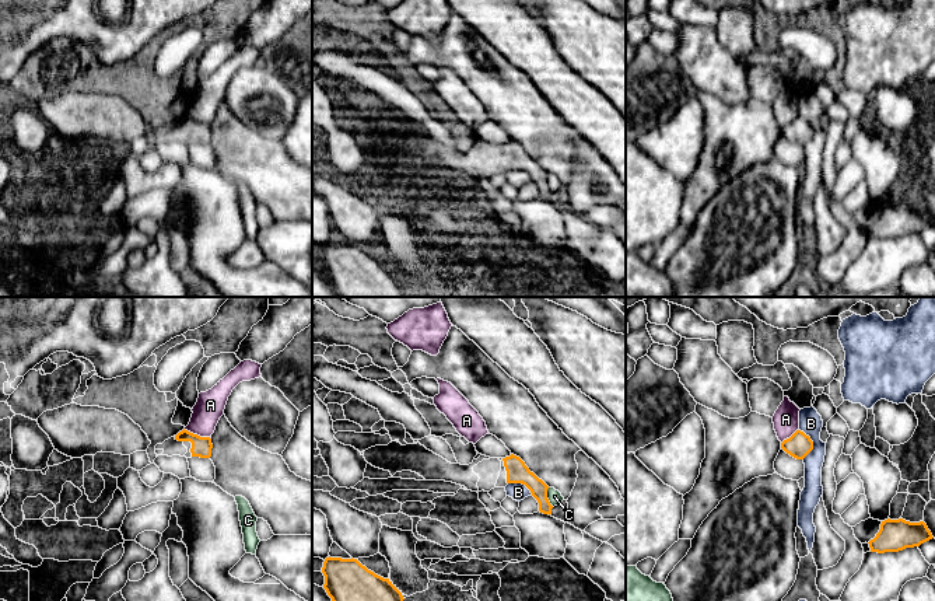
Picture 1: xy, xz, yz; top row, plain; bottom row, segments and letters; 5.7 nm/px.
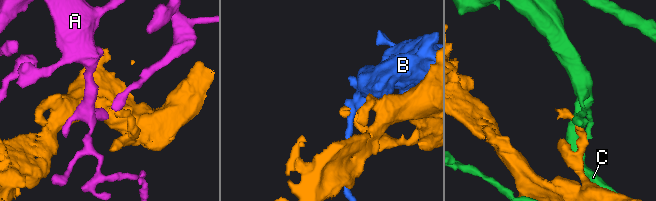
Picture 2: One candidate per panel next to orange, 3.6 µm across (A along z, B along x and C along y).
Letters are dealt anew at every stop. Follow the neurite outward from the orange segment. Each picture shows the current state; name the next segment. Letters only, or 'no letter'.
no letter

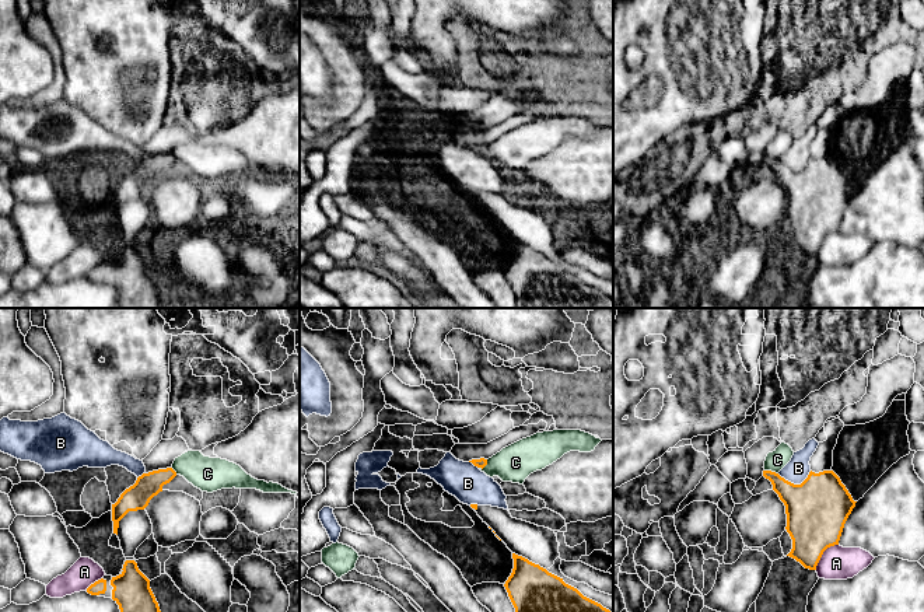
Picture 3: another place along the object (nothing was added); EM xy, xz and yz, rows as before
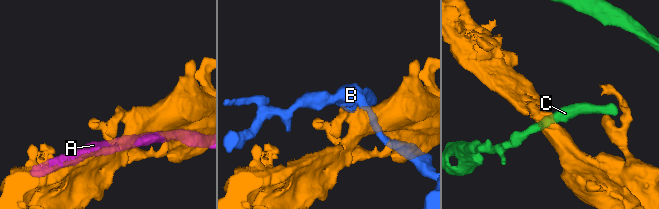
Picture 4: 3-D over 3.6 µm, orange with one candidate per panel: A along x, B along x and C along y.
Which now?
no letter

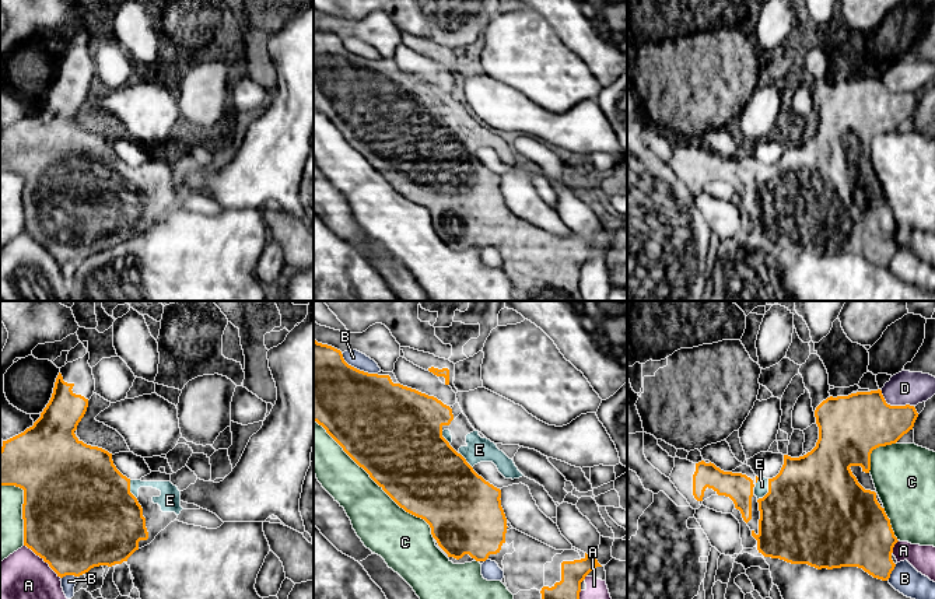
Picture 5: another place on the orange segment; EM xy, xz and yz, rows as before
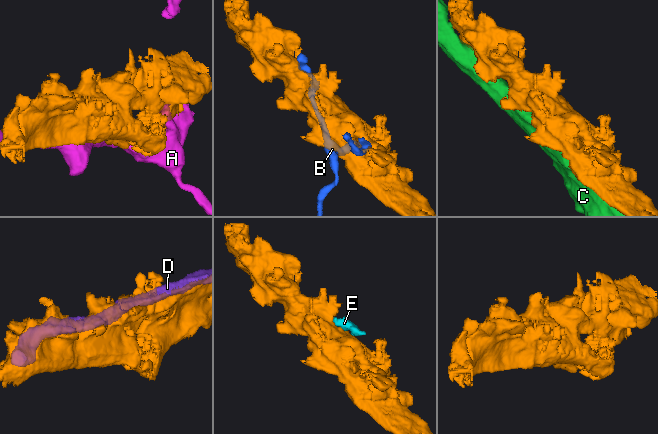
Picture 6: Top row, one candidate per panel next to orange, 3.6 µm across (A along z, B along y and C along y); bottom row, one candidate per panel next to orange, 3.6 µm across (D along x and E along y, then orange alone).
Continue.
E

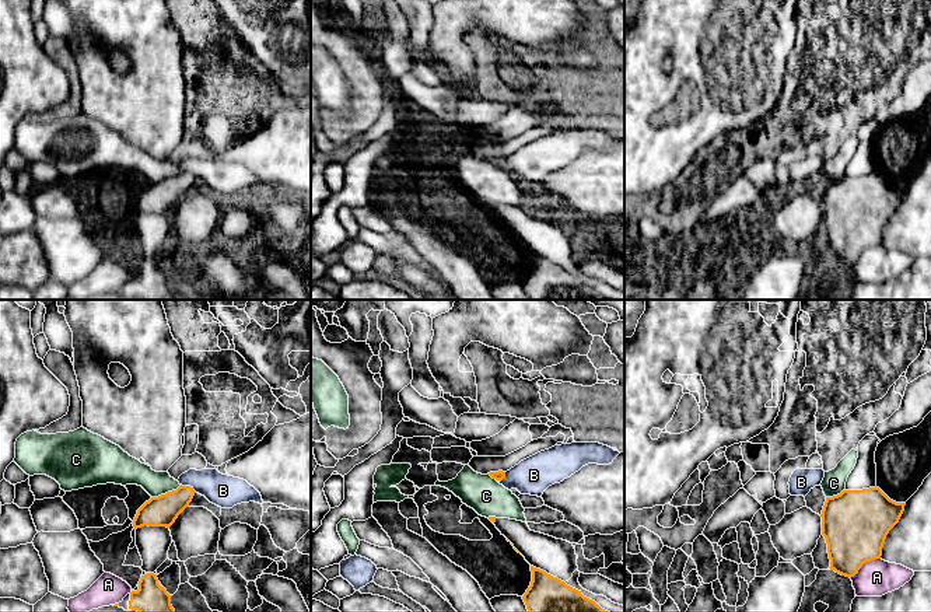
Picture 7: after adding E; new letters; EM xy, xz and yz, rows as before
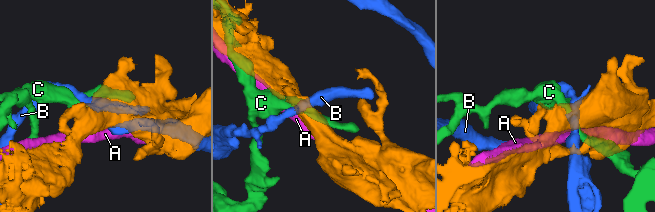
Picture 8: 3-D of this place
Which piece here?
no letter

